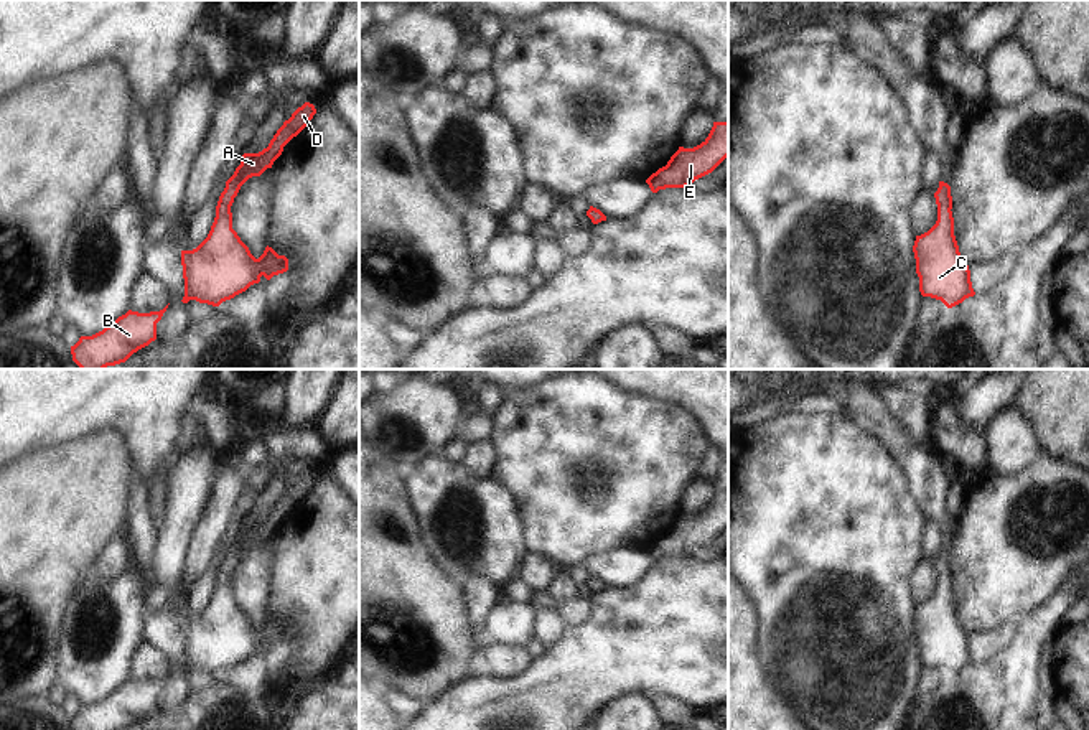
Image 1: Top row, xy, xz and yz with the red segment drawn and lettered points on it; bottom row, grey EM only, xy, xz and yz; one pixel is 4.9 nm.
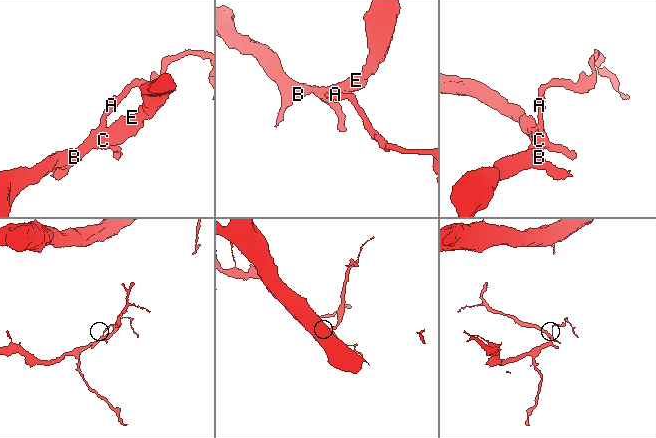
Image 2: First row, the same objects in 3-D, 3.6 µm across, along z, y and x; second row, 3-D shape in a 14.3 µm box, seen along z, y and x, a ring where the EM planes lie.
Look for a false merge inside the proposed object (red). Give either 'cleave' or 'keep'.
keep

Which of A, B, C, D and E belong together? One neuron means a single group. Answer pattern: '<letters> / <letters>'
A B C D E

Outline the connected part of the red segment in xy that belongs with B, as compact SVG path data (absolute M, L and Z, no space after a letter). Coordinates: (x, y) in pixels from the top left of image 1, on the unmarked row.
M168 674L150 682L129 679L102 700L81 705L71 715L72 730L127 730L133 722L157 709L157 692L166 677Z

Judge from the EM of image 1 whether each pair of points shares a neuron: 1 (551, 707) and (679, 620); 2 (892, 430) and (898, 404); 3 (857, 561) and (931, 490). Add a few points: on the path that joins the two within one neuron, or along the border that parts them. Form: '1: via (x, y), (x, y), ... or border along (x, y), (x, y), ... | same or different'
1: via (582, 676), (616, 650), (648, 638) | same
2: border along (882, 401), (885, 409), (921, 447) | different
3: border along (902, 467), (910, 491), (926, 519) | different

